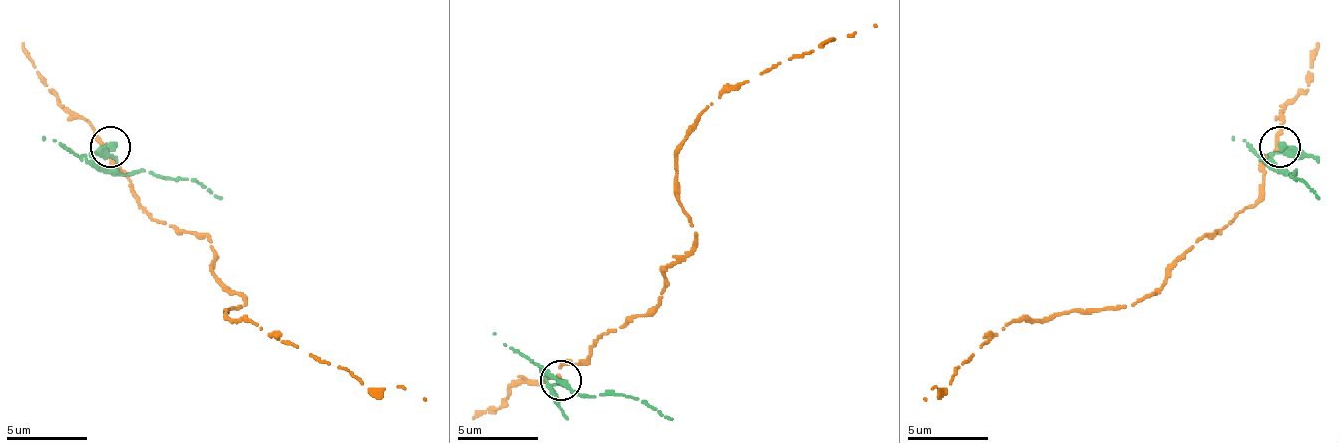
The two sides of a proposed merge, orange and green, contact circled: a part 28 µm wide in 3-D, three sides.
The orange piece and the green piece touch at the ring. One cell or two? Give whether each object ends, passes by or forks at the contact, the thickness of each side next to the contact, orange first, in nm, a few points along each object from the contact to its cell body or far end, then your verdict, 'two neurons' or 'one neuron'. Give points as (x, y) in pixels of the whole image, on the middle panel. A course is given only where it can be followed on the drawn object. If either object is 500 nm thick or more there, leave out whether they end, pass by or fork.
orange passes by | green passes by | 240/280 nm | orange via (562, 379), (558, 367), (655, 306), (663, 269), (692, 249), (676, 196), (688, 127), (724, 90), (875, 25) | green via (562, 379), (549, 383), (545, 371), (578, 395), (643, 399), (671, 420) | two neurons

